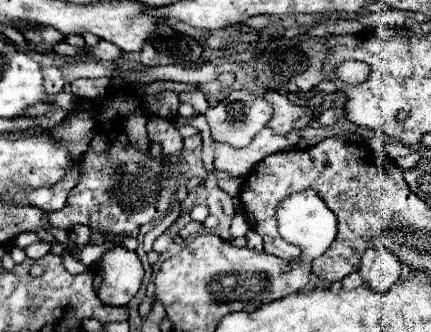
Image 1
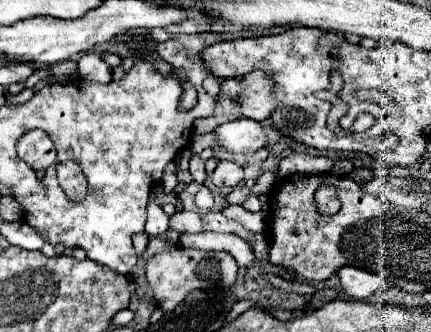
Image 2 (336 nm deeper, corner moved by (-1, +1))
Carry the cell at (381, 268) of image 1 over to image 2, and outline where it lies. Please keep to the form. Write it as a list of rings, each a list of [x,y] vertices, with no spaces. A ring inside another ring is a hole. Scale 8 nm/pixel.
[[[341,267],[337,275],[341,279],[343,291],[349,297],[357,299],[357,301],[363,301],[363,299],[371,297],[383,283],[383,279],[379,275],[363,271],[363,269],[357,269],[357,267]]]

